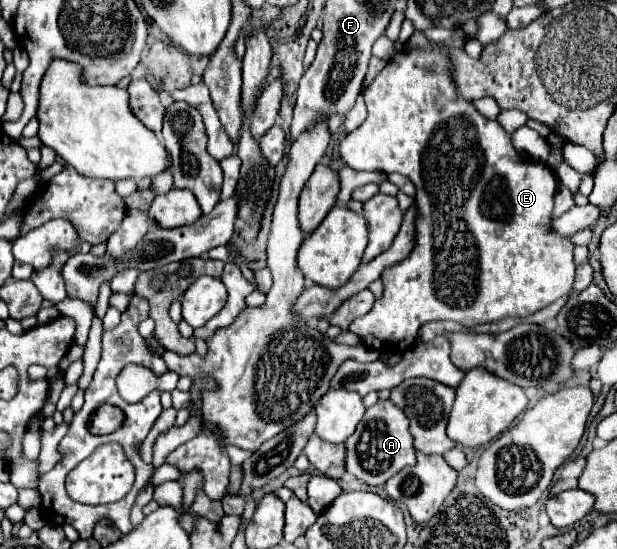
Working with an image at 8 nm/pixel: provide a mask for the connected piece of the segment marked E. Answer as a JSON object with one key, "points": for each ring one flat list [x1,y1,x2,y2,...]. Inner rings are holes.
{"points":[[402,50,398,52,386,68,374,78,370,88,364,92,366,108,368,108,368,118,364,120,362,126,352,130,340,144,340,156,342,160,354,168,354,170,378,170,378,172,398,172,406,178,410,178,416,186,416,246,406,256,406,260,384,268,382,272,382,284,384,284,384,294,380,300,374,302,374,308,362,316,356,318,350,324,350,332,354,332,364,346,376,348,380,354,394,354,394,352,406,352,414,342,416,334,422,324,432,322,432,320,456,320,462,326,476,326,476,324,486,324,486,322,498,322,504,318,528,318,534,312,550,306,558,298,566,298,572,294,574,286,574,244,568,238,560,238,558,234,550,232,548,224,552,220,552,210,554,210,554,195,558,188,558,180,552,174,552,170,538,160,532,160,526,156,526,160,514,150,510,142,510,134,502,130,502,126,494,120,484,118,478,114,478,110,472,106,472,102,466,102,456,94,456,88,452,84,452,78,448,74,448,58,442,52,422,52,422,50]]}

